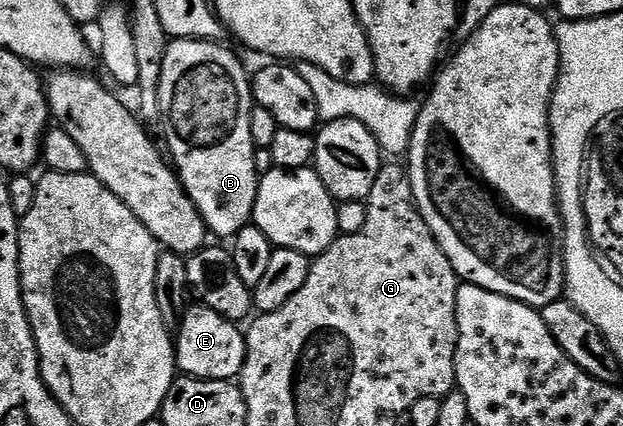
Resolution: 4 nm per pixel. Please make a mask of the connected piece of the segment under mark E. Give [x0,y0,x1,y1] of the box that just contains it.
[175,306,245,381]

